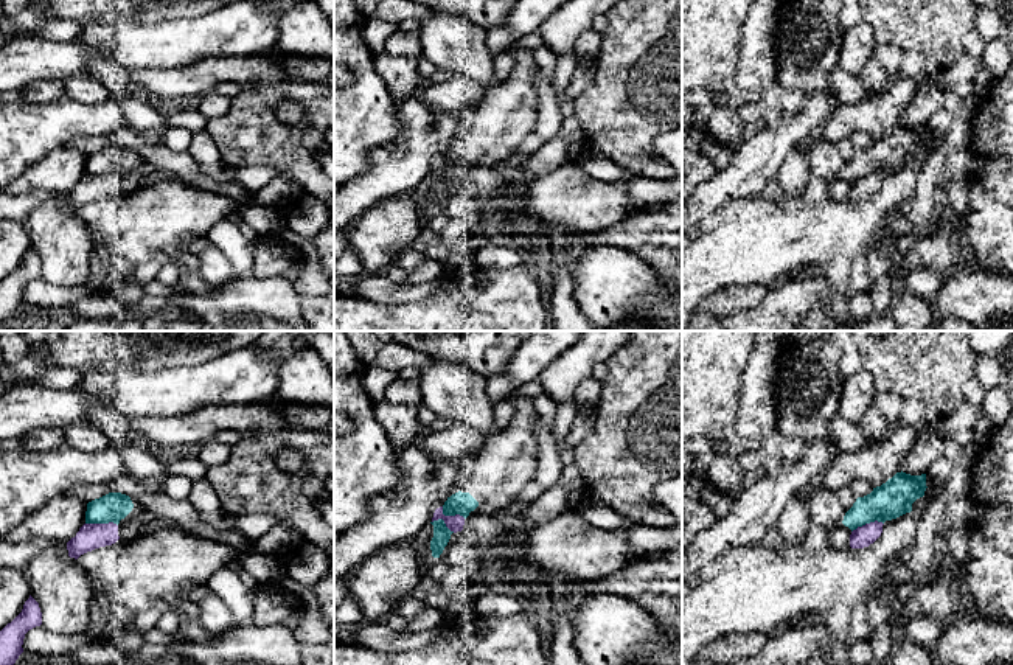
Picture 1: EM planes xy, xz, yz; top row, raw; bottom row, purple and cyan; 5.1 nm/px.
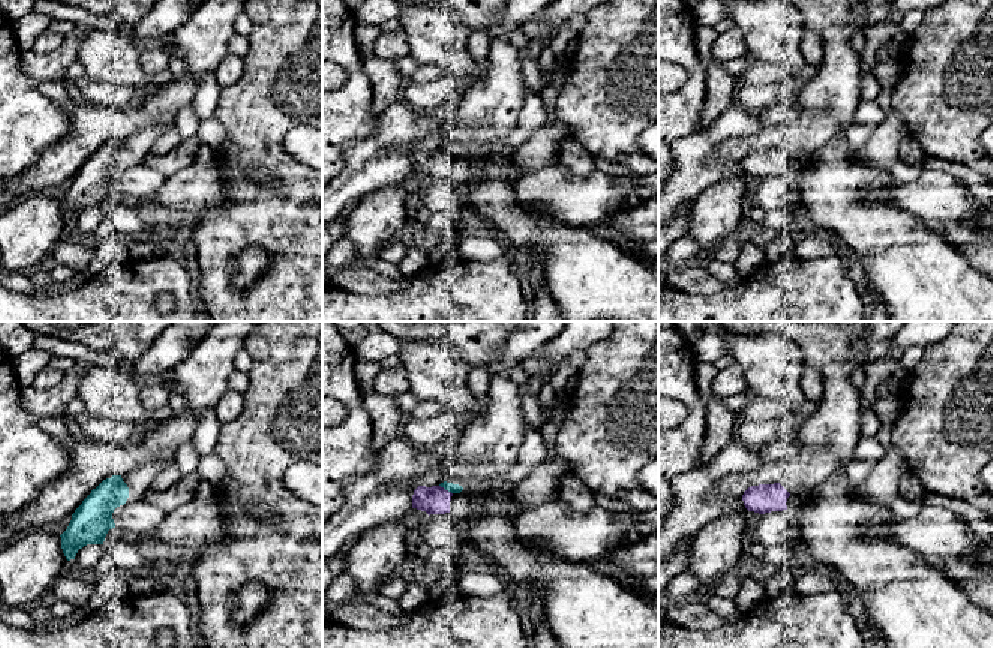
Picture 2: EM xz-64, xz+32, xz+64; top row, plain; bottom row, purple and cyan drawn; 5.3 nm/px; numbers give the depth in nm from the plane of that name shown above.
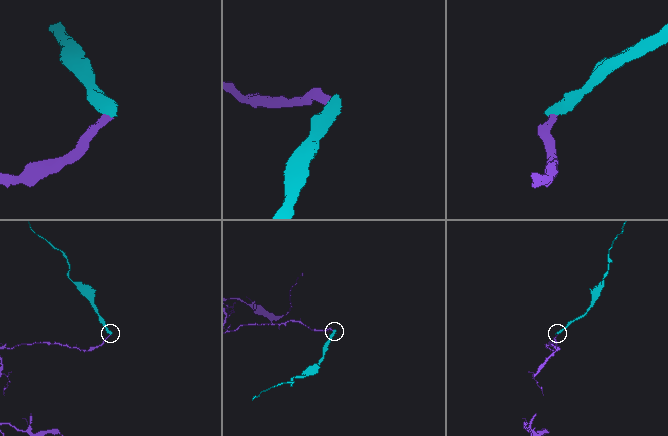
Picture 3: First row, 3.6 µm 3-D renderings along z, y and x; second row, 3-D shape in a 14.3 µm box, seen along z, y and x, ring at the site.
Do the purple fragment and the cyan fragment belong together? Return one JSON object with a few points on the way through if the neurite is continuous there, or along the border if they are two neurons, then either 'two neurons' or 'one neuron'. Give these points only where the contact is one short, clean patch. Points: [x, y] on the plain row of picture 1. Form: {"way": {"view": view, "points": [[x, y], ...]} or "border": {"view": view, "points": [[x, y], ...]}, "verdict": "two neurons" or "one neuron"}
{"verdict": "two neurons"}

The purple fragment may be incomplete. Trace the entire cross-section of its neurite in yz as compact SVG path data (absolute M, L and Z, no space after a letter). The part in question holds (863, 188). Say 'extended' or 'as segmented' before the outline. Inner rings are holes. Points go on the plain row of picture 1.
as segmented; M870 174L862 179L858 179L850 186L850 199L851 200L864 200L873 196L882 185L882 174Z

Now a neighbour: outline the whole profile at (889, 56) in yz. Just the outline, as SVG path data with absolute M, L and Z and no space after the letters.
M876 44L872 57L887 71L892 78L900 67L903 50L896 45Z

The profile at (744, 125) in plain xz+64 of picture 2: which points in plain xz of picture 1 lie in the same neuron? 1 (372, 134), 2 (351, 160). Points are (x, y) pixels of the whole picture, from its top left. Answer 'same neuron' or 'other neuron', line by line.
1: other neuron
2: other neuron

